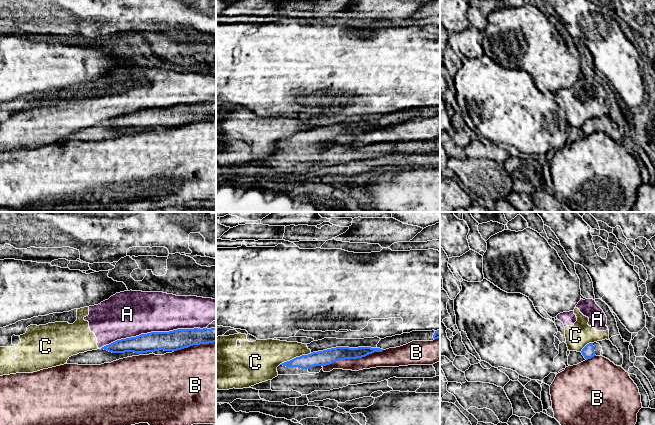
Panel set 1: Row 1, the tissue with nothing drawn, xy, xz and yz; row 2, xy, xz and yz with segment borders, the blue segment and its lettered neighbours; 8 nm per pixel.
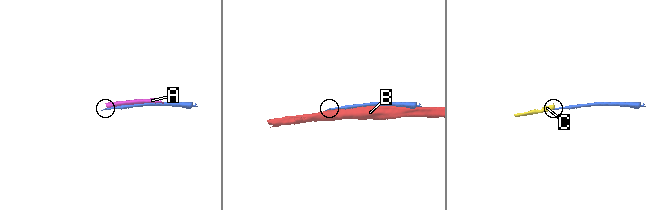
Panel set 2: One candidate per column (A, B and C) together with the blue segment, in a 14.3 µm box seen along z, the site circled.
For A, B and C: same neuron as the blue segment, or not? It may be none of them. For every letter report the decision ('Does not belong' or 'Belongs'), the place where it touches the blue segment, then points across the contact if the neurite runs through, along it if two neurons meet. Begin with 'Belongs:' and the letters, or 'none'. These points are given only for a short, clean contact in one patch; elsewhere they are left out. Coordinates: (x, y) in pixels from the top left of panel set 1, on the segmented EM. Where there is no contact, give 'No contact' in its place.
Belongs: none
A: Does not belong. Touches blue at xy (149, 333)
B: Does not belong. Touches blue at xz (352, 358)
C: Does not belong. Touches blue at xz (294, 358). Boundary: xz (309, 353), (296, 356), (278, 365)

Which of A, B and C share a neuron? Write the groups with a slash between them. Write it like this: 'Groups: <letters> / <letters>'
Groups: A C / B

